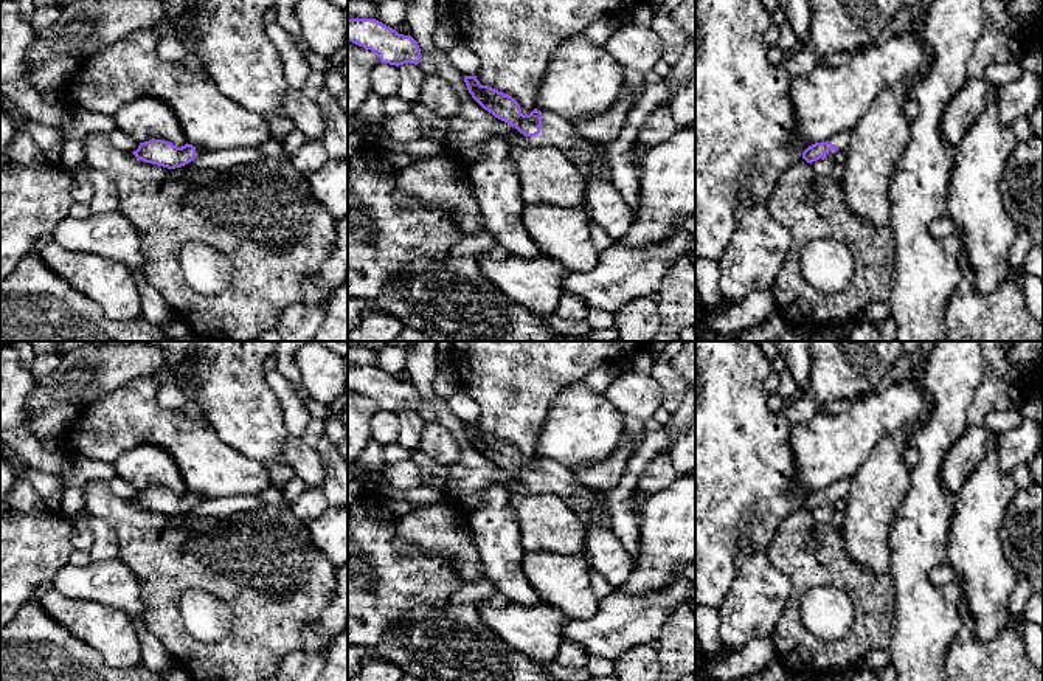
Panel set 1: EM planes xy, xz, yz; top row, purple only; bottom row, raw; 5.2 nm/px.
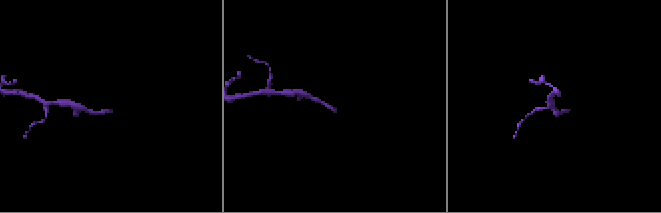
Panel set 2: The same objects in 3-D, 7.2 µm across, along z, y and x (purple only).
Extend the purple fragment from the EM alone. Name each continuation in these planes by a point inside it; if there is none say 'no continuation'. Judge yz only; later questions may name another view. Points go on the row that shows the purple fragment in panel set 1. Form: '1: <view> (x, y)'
1: yz (842, 138)

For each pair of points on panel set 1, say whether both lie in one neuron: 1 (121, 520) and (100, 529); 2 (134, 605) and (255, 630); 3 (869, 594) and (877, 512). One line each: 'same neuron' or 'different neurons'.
1: different neurons
2: different neurons
3: different neurons

